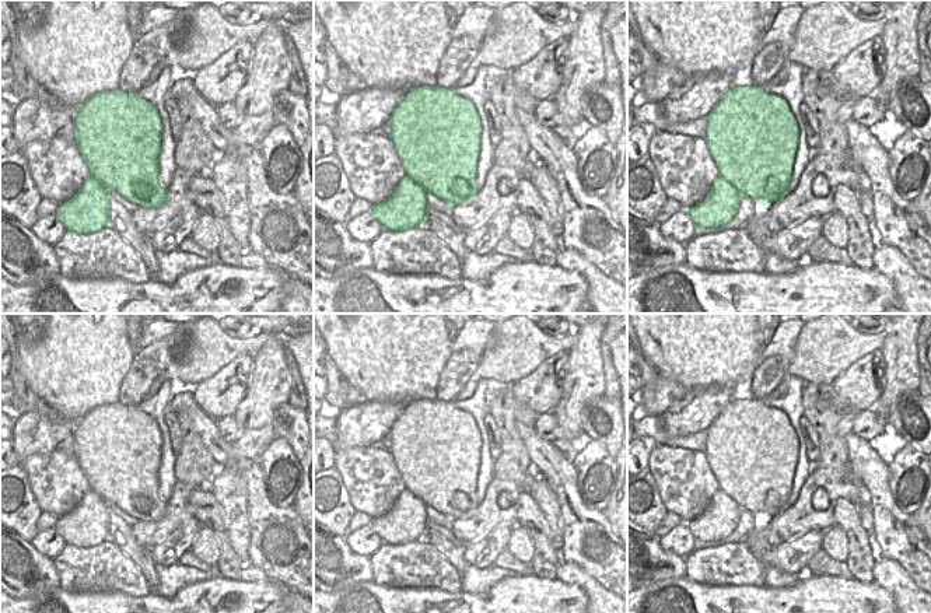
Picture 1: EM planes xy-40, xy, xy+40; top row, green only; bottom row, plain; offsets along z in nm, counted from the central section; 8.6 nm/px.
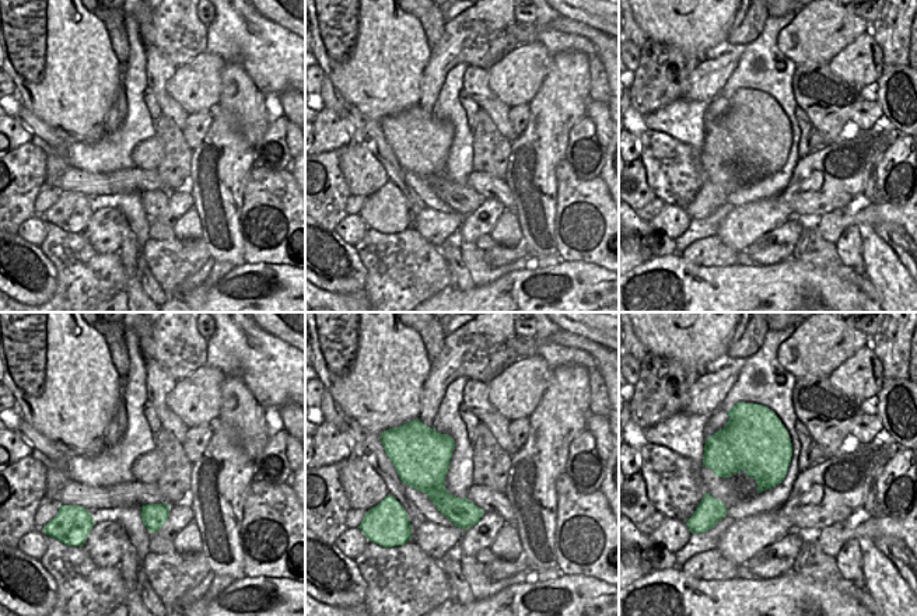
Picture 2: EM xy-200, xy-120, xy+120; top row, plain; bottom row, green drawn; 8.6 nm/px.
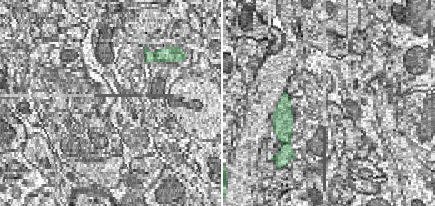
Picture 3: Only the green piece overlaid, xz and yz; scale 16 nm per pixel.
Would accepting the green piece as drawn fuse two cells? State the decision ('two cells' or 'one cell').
one cell

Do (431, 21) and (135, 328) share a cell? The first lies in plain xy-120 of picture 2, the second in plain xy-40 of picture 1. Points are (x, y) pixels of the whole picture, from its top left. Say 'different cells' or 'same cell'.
same cell

